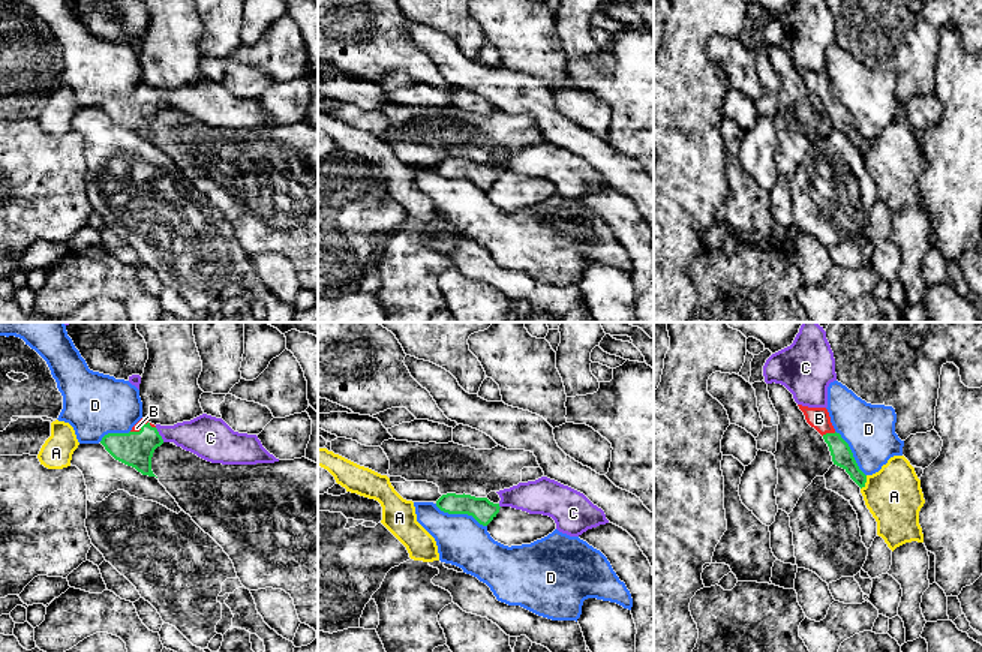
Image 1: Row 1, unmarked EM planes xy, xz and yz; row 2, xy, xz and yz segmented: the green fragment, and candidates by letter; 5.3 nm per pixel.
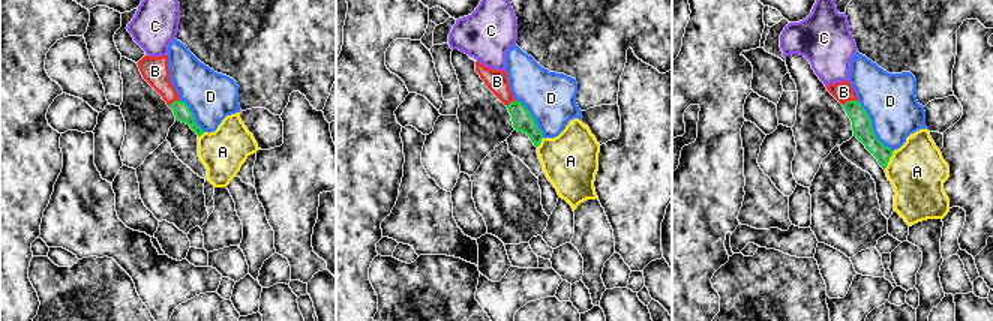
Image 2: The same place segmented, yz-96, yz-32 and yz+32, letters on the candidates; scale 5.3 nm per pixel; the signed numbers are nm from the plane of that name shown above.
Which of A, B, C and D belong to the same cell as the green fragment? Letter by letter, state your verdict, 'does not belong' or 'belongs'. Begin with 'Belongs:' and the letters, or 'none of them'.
Belongs: B
A: does not belong
B: belongs
C: does not belong
D: does not belong

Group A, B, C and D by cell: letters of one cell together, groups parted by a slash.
A / B / C / D

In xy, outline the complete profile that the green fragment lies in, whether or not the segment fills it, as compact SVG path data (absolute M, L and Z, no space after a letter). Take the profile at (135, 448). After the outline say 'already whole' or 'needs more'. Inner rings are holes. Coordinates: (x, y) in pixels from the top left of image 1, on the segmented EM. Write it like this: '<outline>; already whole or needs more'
M141 418L129 433L108 433L100 444L118 462L135 468L142 475L156 477L151 471L151 457L163 444L154 424Z; needs more

